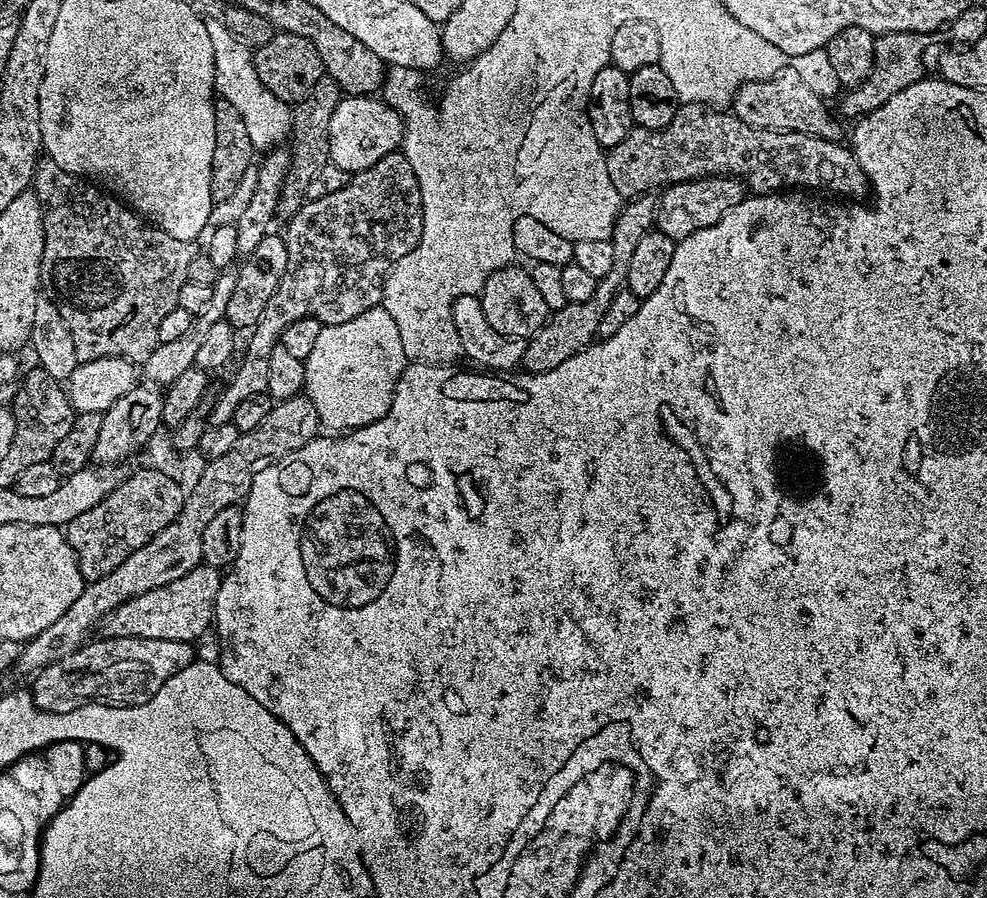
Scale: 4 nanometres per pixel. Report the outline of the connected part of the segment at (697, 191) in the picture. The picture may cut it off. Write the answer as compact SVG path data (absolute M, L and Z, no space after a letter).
M703 176L700 180L670 184L659 193L656 201L655 227L679 242L698 230L706 230L706 226L714 226L714 222L726 218L745 198L746 186L735 176Z

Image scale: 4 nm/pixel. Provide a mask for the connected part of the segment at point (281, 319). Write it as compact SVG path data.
M397 150L386 154L374 166L365 172L355 173L348 184L324 198L308 200L287 221L288 257L286 270L282 274L282 282L278 290L274 290L274 298L266 302L266 310L262 310L262 318L258 318L255 328L251 329L248 349L239 357L240 365L232 376L232 381L220 392L217 400L211 401L212 424L227 424L232 419L234 410L245 398L259 392L268 391L268 367L270 354L274 346L280 343L282 330L290 326L290 322L298 322L298 318L317 316L321 324L341 324L350 322L350 318L358 318L366 310L377 307L384 299L384 279L394 264L422 238L422 194L418 190L418 178L414 178L414 169L404 157L403 151Z

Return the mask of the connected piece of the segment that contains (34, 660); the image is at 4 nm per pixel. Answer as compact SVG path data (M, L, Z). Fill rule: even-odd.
M301 394L289 400L273 403L270 414L262 418L259 426L254 426L254 430L241 434L238 442L234 442L234 446L230 446L230 450L226 450L222 458L214 458L205 463L206 466L201 470L196 485L192 489L190 487L187 489L184 509L174 522L170 522L170 526L166 526L166 530L154 534L154 538L150 538L146 546L134 550L134 554L130 554L130 558L126 558L122 566L114 566L110 574L97 580L87 581L82 594L74 598L70 610L66 610L66 614L62 614L58 622L46 626L42 634L38 634L21 647L20 657L16 659L15 671L35 674L46 666L74 654L83 644L89 643L100 620L104 619L106 614L110 614L115 607L130 598L145 594L148 590L167 586L200 566L202 534L210 518L214 518L218 510L226 510L226 506L239 505L248 495L250 486L259 472L266 470L266 466L283 460L294 450L306 446L311 440L317 439L321 428L318 414L307 396Z

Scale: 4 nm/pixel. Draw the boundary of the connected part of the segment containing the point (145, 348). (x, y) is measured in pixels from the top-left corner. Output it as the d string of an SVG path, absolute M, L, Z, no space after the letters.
M46 158L41 159L36 165L34 177L34 191L44 215L44 253L40 263L40 287L45 293L50 294L50 299L58 306L58 314L62 314L62 318L74 338L74 350L81 362L107 356L120 356L124 360L132 361L137 366L143 365L144 361L150 358L150 354L155 350L157 344L160 343L158 325L162 323L162 318L166 318L166 314L170 314L170 310L174 310L178 306L178 294L185 282L188 281L190 258L198 255L197 245L190 240L170 238L170 234L166 234L164 225L160 224L159 220L152 219L148 212L141 211L141 208L136 207L136 204L133 204L132 200L124 196L119 189L112 187L112 184L95 181L94 186L97 194L94 194L94 190L88 190L89 181L84 178L46 180L46 168L48 168Z

